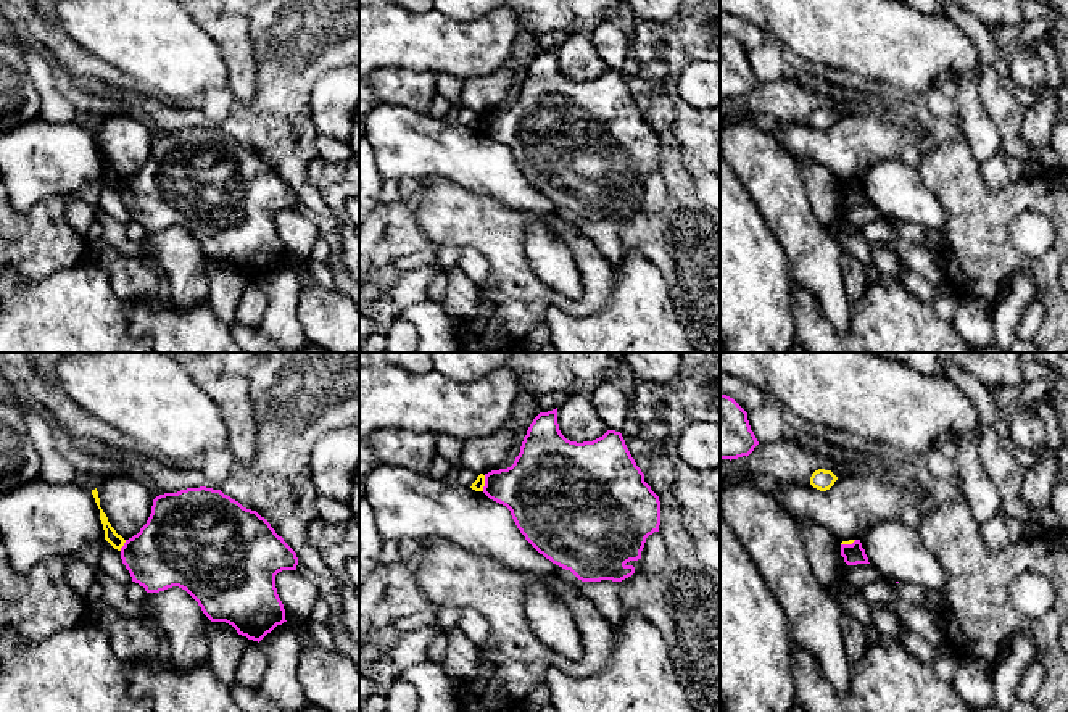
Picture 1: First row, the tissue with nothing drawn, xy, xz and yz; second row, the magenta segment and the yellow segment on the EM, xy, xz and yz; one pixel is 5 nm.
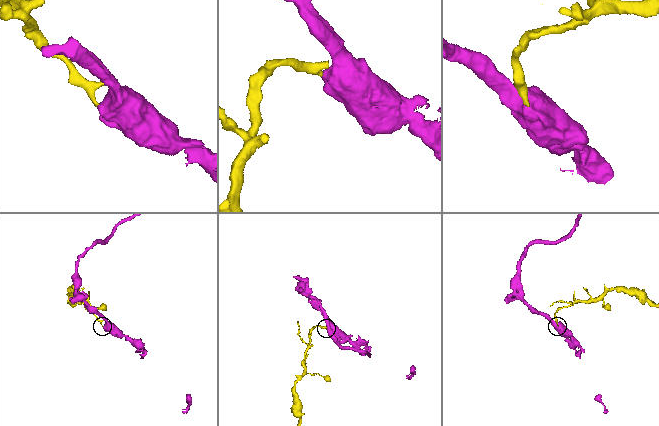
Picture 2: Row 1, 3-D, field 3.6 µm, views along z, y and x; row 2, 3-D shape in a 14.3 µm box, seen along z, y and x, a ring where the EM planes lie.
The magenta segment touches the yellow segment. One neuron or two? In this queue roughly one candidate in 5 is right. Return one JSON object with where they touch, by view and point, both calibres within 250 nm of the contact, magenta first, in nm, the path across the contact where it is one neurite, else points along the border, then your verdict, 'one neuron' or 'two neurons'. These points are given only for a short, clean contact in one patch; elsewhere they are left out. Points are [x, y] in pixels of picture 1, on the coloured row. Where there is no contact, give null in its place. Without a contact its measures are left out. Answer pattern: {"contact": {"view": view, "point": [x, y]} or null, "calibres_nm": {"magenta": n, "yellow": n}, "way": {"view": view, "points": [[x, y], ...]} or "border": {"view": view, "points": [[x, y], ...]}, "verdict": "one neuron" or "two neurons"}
{"contact": {"view": "xz", "point": [485, 484]}, "calibres_nm": {"magenta": 340, "yellow": 60}, "border": {"view": "xz", "points": [[485, 476], [482, 490]]}, "verdict": "two neurons"}

